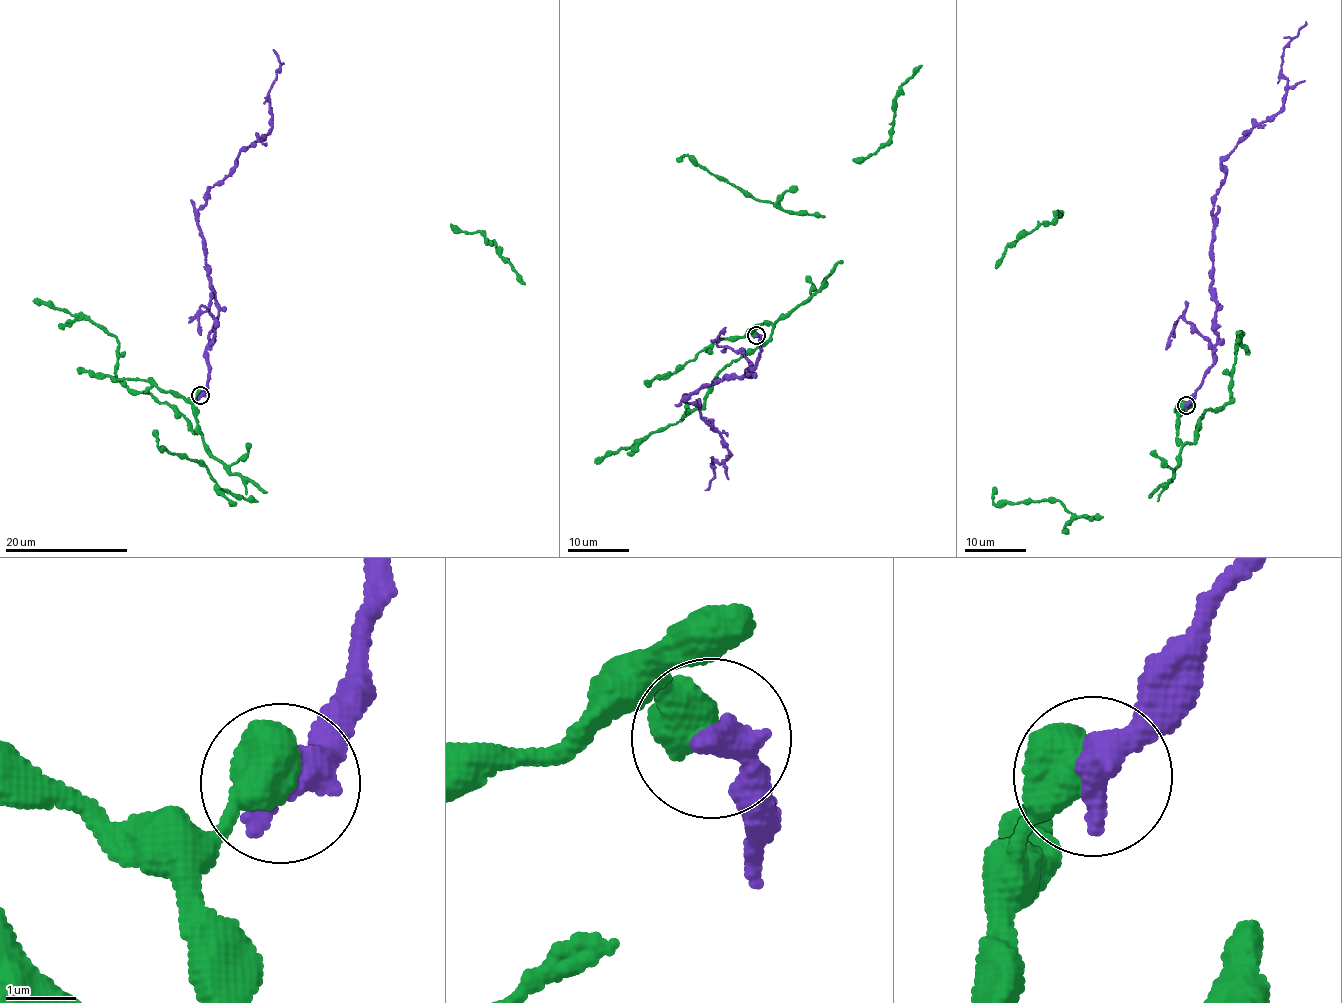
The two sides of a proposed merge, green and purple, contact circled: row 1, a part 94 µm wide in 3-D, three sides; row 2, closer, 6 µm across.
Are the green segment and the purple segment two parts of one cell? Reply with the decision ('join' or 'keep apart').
keep apart

